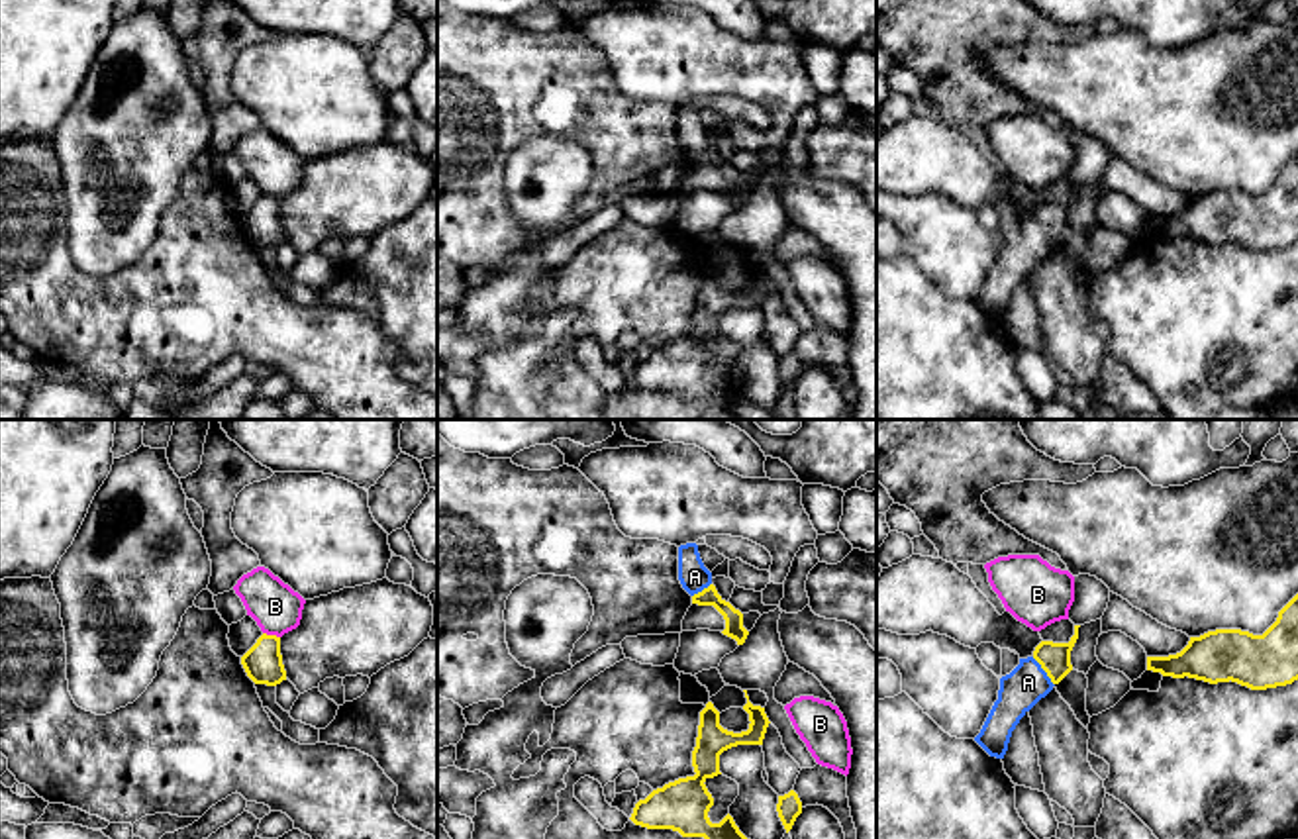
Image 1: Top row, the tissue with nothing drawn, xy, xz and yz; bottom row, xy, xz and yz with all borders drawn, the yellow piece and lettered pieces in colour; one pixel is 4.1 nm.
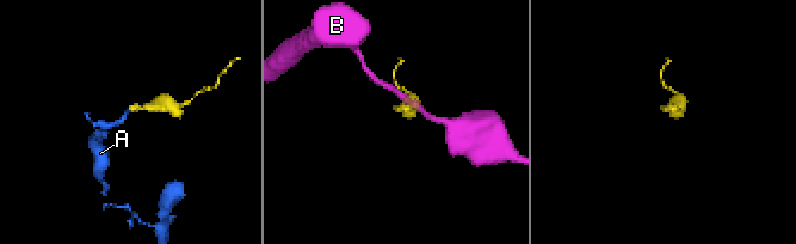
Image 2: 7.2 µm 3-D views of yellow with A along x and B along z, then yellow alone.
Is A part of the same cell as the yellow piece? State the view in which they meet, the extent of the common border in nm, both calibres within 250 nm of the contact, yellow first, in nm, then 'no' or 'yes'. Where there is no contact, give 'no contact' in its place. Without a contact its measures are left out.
contact in yz; length 150 nm; calibres 130 and 170 nm; yes

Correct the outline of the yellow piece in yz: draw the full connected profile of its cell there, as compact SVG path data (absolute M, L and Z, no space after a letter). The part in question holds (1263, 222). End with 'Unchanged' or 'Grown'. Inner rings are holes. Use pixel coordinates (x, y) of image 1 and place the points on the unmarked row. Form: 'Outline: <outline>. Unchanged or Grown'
Outline: M1298 155L1263 196L1241 190L1208 192L1190 198L1176 216L1147 218L1147 231L1210 245L1231 241L1251 251L1292 245L1298 241Z. Unchanged

